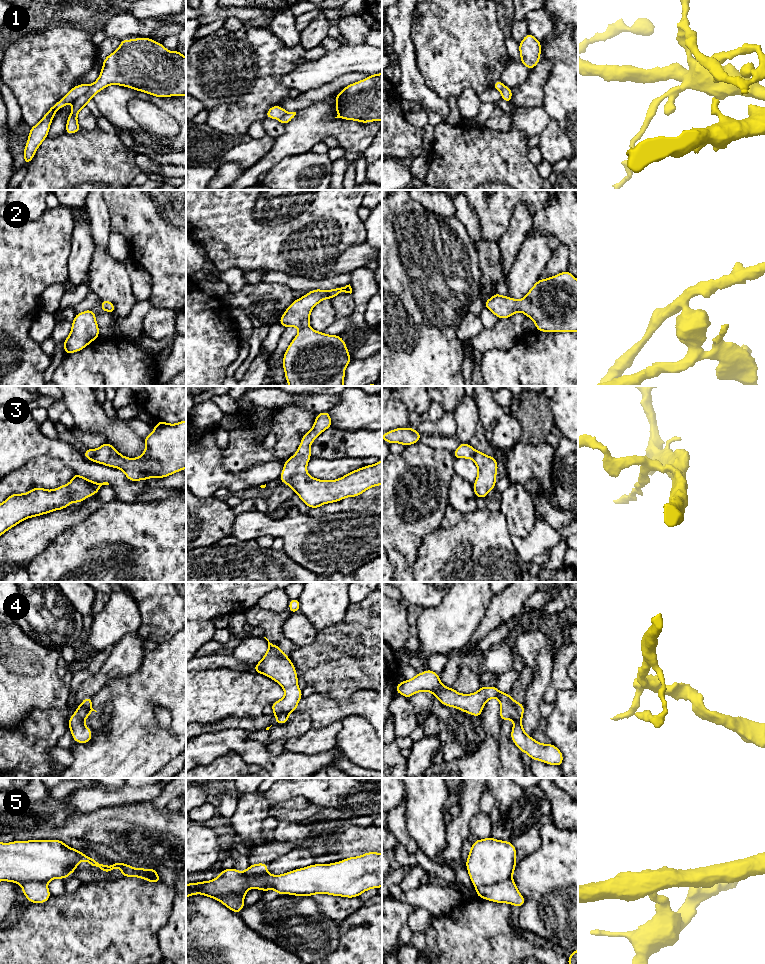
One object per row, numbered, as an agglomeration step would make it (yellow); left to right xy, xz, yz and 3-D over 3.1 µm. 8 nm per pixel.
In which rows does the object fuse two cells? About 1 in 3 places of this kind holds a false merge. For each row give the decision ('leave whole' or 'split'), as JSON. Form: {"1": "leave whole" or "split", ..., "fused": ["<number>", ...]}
{"1": "split", "2": "leave whole", "3": "leave whole", "4": "leave whole", "5": "split", "fused": ["1", "5"]}

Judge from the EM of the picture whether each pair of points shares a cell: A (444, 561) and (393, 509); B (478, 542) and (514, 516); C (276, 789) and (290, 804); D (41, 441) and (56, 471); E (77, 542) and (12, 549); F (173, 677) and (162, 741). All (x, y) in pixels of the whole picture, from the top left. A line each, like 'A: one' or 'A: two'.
A: two
B: two
C: two
D: two
E: two
F: one

